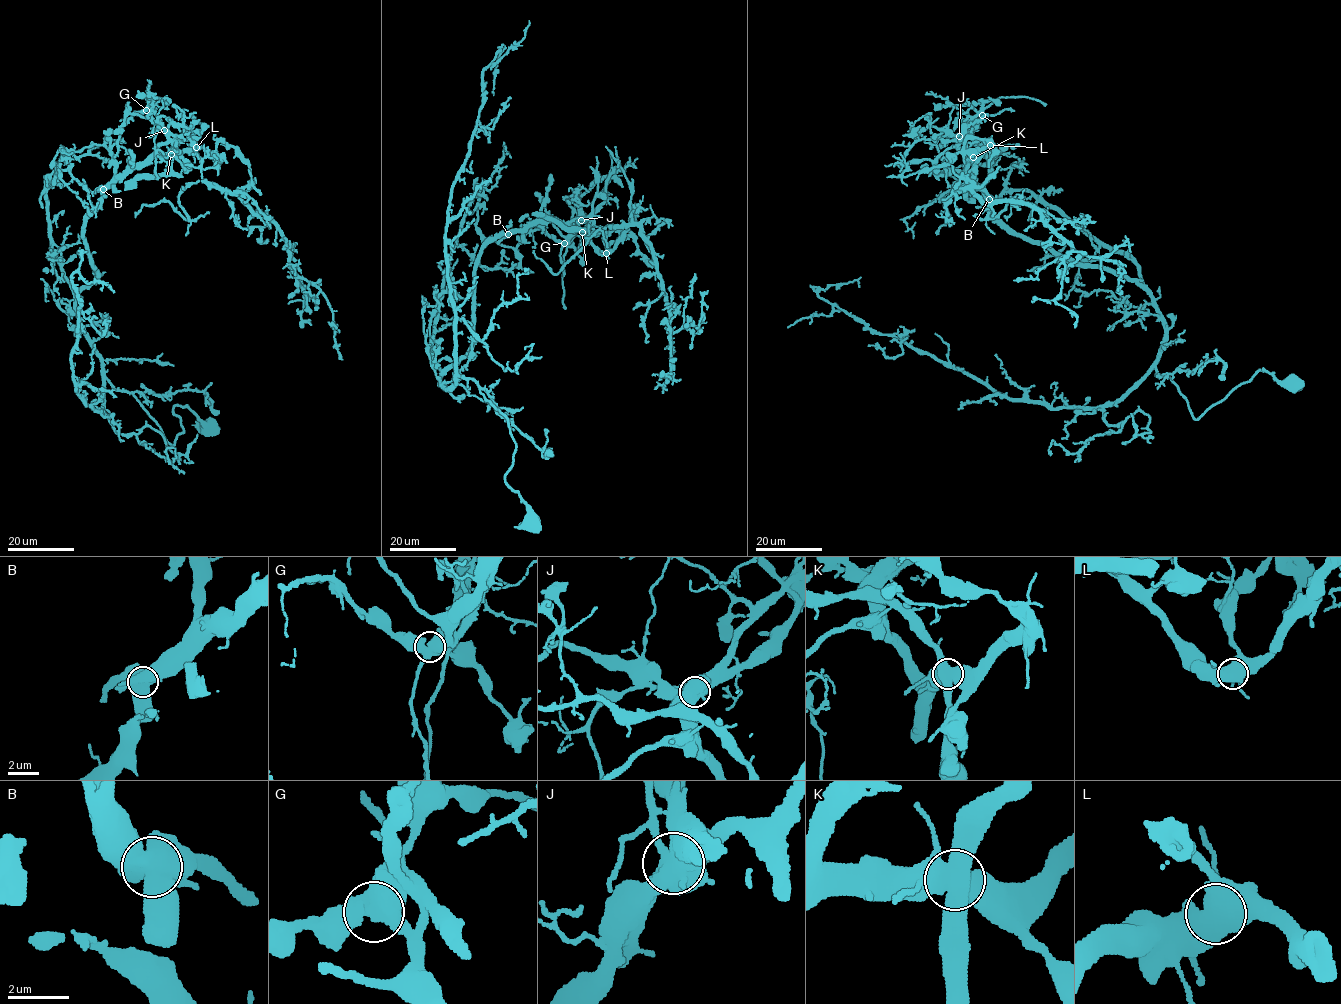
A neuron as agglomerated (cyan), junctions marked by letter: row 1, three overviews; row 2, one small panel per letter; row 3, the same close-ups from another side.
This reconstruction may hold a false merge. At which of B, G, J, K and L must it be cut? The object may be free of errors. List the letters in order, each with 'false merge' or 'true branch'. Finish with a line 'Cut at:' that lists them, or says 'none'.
B: true branch
G: true branch
J: true branch
K: true branch
L: true branch
Cut at: none

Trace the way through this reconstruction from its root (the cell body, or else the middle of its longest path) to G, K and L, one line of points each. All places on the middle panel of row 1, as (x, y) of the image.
G: (532, 521), (505, 483), (506, 417), (472, 379), (439, 381), (472, 343), (481, 249), (538, 229), (564, 243)
K: (532, 521), (505, 483), (506, 417), (472, 379), (439, 381), (472, 343), (481, 249), (541, 221), (582, 232)
L: (532, 521), (505, 483), (506, 417), (441, 374), (472, 343), (489, 243), (554, 219), (606, 253)

